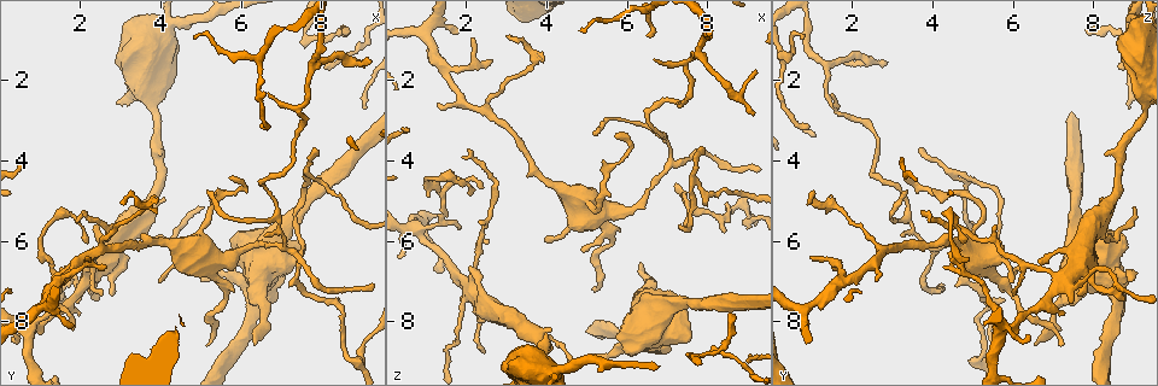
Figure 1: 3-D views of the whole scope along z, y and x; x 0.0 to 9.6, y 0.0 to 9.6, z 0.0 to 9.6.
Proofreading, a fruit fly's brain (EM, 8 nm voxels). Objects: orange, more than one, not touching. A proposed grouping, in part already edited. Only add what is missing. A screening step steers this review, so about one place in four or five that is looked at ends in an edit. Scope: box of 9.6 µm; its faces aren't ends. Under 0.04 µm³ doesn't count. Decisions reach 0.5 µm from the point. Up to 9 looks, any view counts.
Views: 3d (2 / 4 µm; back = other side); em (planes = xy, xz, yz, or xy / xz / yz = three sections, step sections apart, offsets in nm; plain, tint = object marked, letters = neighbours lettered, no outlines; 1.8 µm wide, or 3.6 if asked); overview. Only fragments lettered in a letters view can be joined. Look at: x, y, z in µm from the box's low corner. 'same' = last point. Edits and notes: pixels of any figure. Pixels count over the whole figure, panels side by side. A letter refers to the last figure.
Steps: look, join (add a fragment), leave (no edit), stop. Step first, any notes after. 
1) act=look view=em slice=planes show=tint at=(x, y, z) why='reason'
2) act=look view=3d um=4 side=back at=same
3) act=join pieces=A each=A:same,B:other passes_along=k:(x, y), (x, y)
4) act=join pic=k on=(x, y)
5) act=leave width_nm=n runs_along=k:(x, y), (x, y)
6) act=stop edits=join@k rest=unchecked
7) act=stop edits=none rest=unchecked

act=look view=em um=3.6 slice=planes show=letters at=(5.15, 8.65, 7.20)

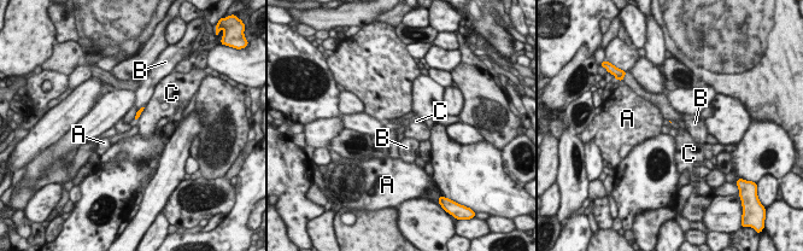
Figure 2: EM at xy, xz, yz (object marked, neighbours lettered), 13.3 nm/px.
act=leave each=A:other,B:other,C:other found='no lettered fragment goes on from it'

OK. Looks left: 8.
act=look view=3d um=4 at=(5.00, 6.95, 8.90)

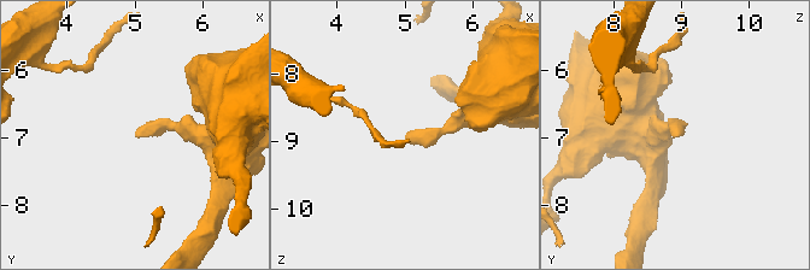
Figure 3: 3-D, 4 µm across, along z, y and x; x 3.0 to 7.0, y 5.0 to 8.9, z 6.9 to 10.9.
act=look view=em slice=planes show=letters at=(5.00, 6.95, 8.90)

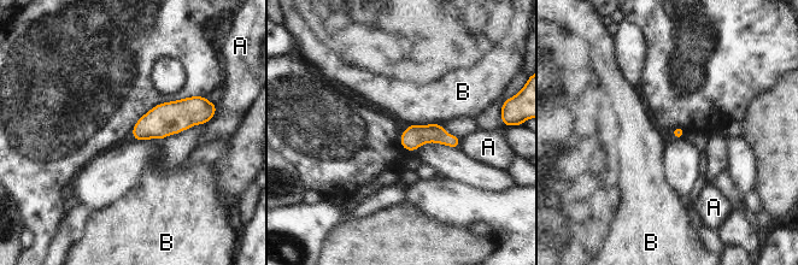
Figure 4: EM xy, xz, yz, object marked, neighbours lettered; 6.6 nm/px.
act=leave each=A:other,B:other border=4:(440, 123), (409, 125) found='no lettered fragment goes on from it'

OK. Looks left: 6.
act=look view=3d um=4 at=(2.85, 7.40, 7.60) why='an open end'

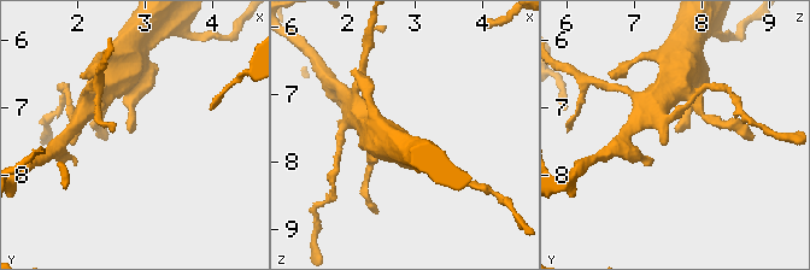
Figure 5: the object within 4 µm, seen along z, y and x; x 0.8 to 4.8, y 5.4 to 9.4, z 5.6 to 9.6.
act=look view=em um=3.6 slice=planes show=letters at=(2.80, 7.35, 7.65)

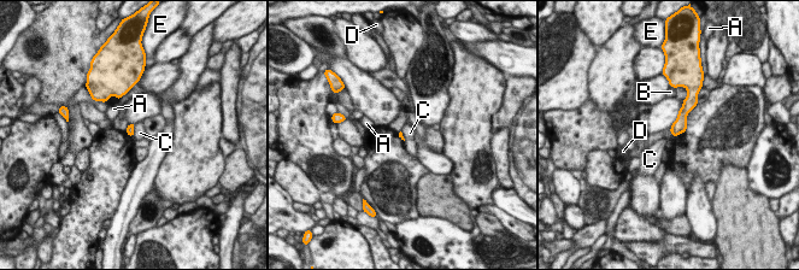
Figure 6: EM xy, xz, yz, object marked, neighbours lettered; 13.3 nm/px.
act=leave longest_contact=C:180nm each=A:other,B:other,C:other,D:other,E:other found='no lettered fragment goes on from it'

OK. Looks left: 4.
act=look view=3d um=4 at=(3.05, 5.15, 0.95) why='thin end'

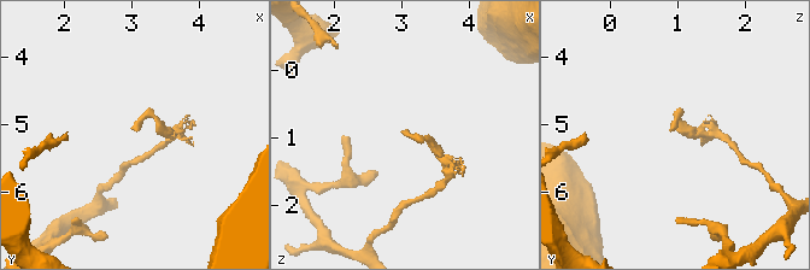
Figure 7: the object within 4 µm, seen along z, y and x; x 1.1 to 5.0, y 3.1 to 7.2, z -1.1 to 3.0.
act=look view=em um=3.6 slice=planes show=letters at=(3.10, 5.15, 0.85)

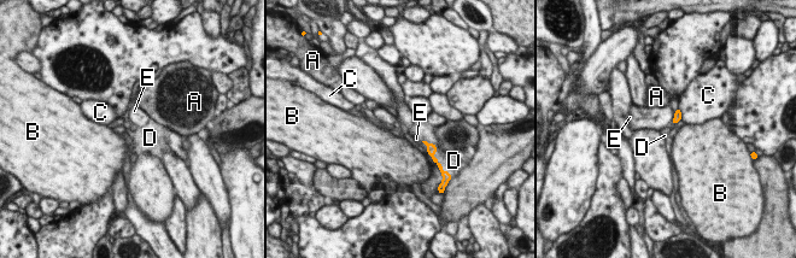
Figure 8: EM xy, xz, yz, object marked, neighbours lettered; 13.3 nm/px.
act=leave width_nm=100 each=A:other,B:other,C:other,D:other,E:other border=8:(674, 112), (671, 122) found='no lettered fragment goes on from it'

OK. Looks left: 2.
act=stop edits=none rest=unchecked

